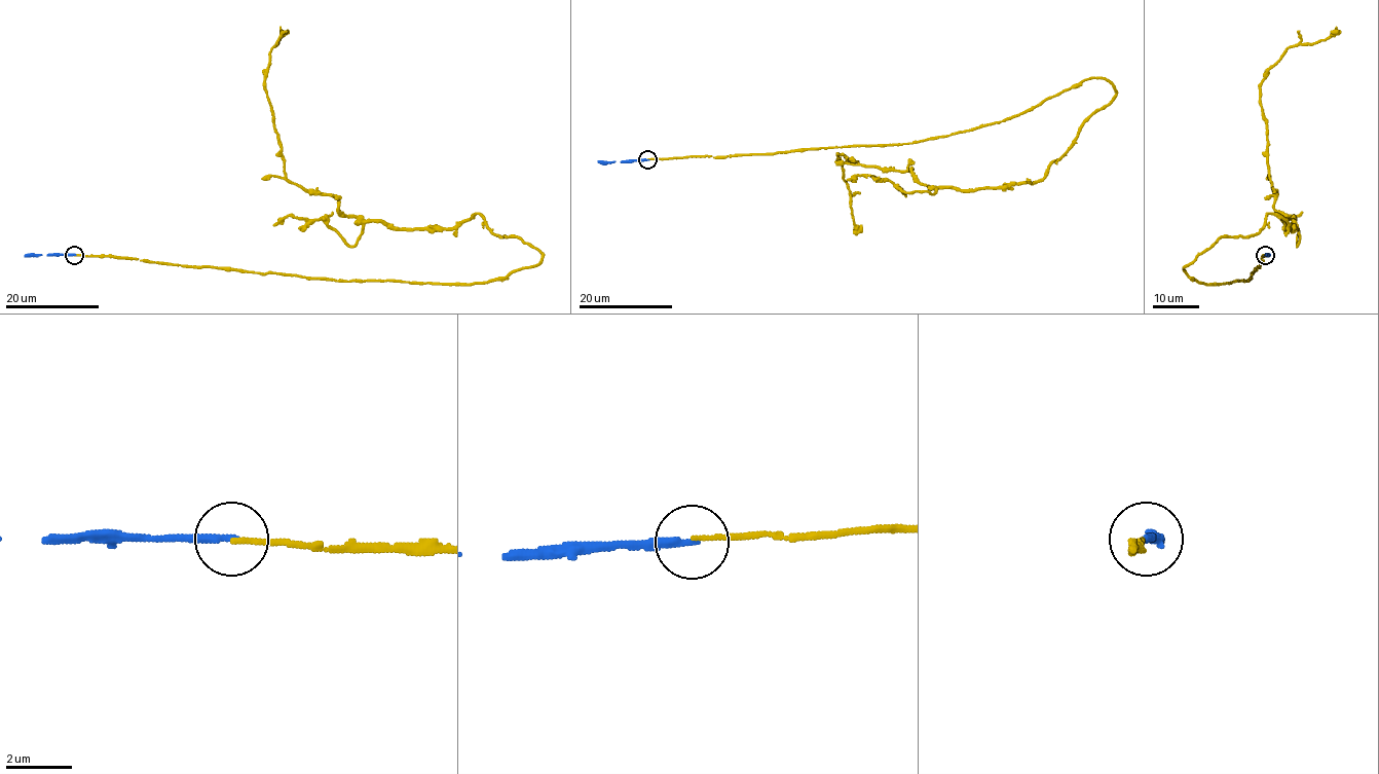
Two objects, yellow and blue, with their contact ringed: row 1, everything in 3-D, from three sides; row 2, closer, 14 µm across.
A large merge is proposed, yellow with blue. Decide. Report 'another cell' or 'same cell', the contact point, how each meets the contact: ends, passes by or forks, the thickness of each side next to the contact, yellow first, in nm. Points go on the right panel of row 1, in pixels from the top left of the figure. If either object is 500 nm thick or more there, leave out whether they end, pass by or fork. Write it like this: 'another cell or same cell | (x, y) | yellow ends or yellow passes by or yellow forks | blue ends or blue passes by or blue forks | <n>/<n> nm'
same cell | (1265, 255) | yellow ends | blue ends | 140/240 nm

